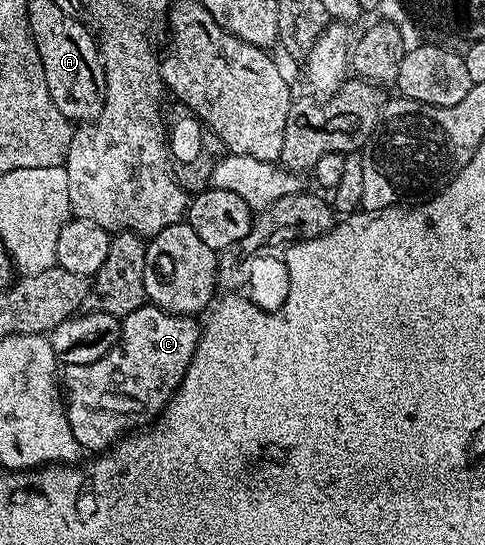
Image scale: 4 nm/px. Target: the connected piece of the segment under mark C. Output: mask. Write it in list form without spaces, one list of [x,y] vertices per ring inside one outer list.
[[[150,304],[122,315],[121,321],[123,335],[101,360],[68,366],[61,374],[69,428],[84,451],[102,452],[136,428],[154,423],[183,383],[201,337],[194,317],[170,314]]]

